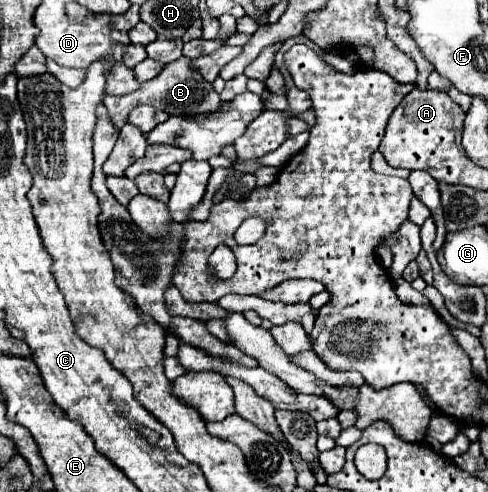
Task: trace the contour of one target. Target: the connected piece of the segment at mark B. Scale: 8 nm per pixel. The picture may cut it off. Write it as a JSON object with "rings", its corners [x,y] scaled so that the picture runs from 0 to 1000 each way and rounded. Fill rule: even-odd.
{"rings":[[[365,118],[348,130],[336,134],[336,142],[307,167],[295,167],[287,175],[287,183],[270,187],[270,191],[258,191],[258,195],[213,195],[213,215],[221,220],[221,236],[230,244],[230,252],[238,260],[250,260],[258,252],[258,240],[262,240],[262,228],[270,220],[279,220],[283,211],[307,211],[316,220],[328,220],[336,224],[340,232],[357,232],[357,236],[402,236],[402,232],[426,232],[426,228],[439,228],[447,215],[451,215],[451,199],[447,191],[439,187],[434,171],[426,171],[410,146],[393,142],[389,138],[389,122],[385,118]]]}

